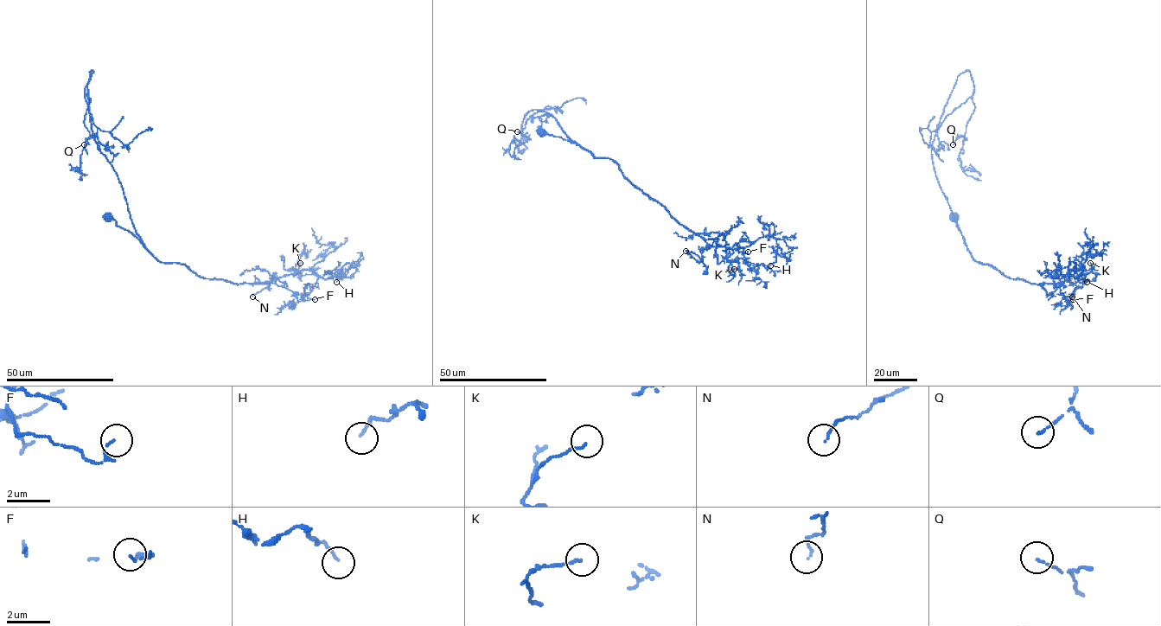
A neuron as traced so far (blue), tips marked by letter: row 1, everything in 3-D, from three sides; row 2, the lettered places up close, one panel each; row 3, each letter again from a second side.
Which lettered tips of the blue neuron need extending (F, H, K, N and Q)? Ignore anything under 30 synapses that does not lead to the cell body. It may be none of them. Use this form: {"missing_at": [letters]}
{"missing_at": []}

